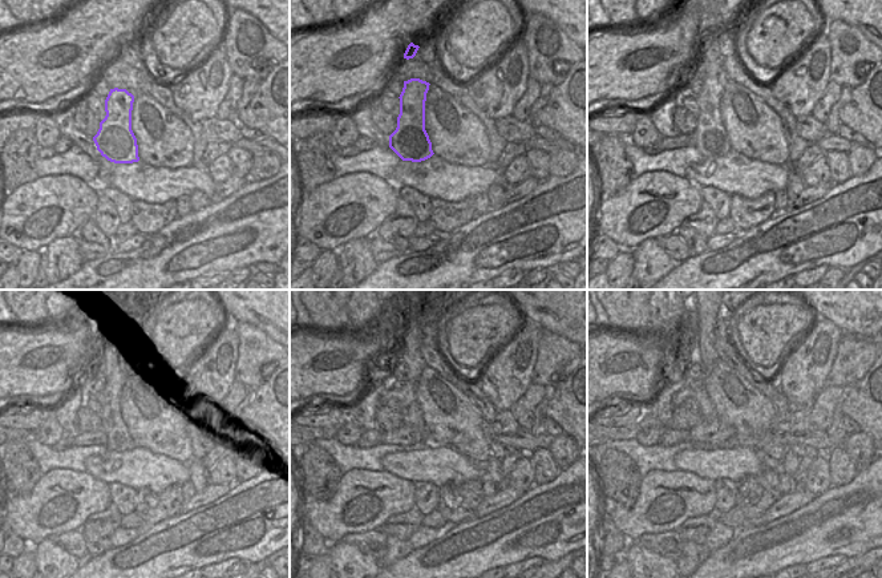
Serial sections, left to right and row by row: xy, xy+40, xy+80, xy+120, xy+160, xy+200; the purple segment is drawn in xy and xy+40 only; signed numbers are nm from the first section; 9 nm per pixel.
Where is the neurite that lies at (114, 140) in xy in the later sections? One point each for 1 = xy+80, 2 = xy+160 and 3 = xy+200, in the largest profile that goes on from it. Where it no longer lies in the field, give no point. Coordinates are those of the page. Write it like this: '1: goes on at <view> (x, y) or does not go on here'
1: goes on at xy+80 (711, 140)
2: goes on at xy+160 (409, 340)
3: goes on at xy+200 (705, 316)

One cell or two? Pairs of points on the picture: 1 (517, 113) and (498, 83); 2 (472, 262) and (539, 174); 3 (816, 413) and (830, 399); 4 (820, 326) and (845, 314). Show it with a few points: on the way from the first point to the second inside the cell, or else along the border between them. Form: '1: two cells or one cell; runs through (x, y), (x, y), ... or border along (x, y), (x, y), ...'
1: two cells; border along (528, 79), (525, 92), (510, 114)
2: two cells; border along (549, 176), (539, 182)
3: one cell; runs through (820, 409), (826, 403)
4: two cells; border along (813, 315), (828, 318), (844, 332)

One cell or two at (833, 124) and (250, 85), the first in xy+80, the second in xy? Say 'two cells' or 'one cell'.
one cell

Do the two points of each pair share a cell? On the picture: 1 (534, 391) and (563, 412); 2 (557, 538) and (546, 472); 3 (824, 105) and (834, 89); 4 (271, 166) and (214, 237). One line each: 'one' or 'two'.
1: two
2: two
3: one
4: two

